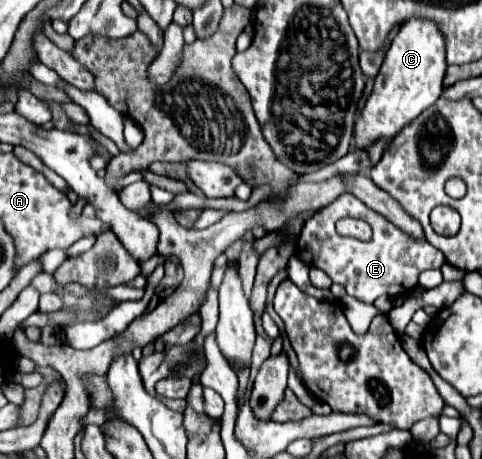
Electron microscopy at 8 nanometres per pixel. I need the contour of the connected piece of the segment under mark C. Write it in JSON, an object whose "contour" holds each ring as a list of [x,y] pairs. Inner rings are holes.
{"contour":[[[411,17],[401,25],[401,31],[393,39],[387,57],[375,77],[373,93],[367,99],[365,109],[355,125],[357,149],[369,149],[377,139],[391,141],[407,123],[431,107],[443,93],[443,75],[447,69],[445,37],[433,19]]]}

